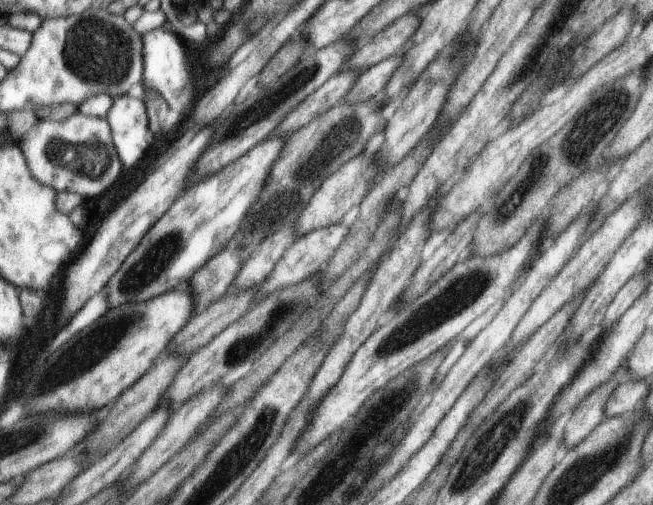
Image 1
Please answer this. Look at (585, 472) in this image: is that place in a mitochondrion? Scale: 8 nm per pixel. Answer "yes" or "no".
yes

